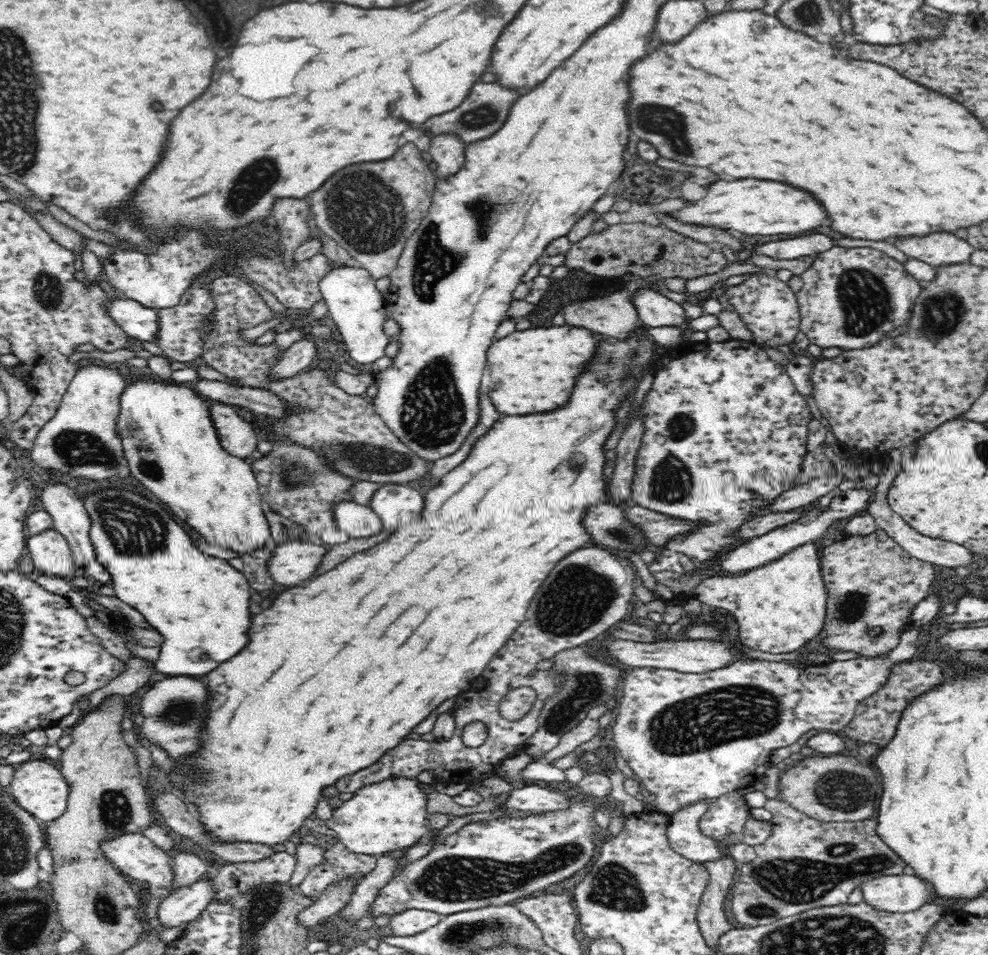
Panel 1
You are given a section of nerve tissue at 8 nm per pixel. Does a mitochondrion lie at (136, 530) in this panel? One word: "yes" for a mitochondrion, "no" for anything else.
yes

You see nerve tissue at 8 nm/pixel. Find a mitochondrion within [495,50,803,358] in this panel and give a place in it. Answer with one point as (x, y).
(659, 119)

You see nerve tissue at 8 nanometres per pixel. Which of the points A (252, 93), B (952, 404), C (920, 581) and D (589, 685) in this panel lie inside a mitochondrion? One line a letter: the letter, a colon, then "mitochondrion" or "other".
A: other
B: other
C: other
D: mitochondrion

